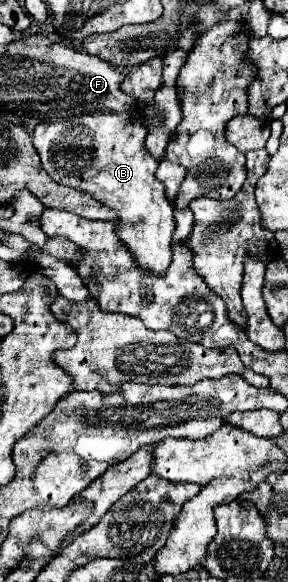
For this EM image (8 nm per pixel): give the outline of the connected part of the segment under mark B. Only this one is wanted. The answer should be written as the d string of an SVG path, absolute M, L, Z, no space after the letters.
M131 111L83 115L75 119L39 123L33 145L41 157L43 169L69 187L91 193L97 201L109 205L121 217L117 235L131 249L143 269L163 273L171 263L171 237L175 229L173 209L165 199L165 187L157 181L157 161L145 149L147 127Z

